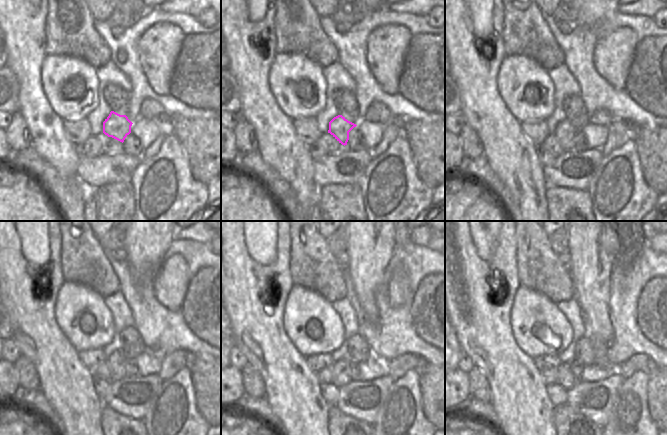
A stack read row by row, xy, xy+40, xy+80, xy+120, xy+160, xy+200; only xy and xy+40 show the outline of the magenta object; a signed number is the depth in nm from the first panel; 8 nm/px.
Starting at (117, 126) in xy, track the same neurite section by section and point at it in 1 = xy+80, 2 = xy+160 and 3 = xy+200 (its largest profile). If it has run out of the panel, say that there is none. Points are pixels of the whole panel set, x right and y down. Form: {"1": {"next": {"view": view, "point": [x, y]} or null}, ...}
{"1": {"next": {"view": "xy+80", "point": [564, 131]}}, "2": {"next": {"view": "xy+160", "point": [341, 374]}}, "3": {"next": {"view": "xy+200", "point": [565, 377]}}}

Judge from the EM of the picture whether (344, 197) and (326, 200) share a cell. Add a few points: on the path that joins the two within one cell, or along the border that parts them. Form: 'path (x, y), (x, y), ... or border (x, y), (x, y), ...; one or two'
path (340, 200), (330, 200); one

